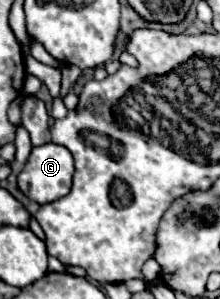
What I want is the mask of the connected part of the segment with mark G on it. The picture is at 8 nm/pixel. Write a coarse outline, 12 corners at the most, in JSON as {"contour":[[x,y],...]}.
{"contour":[[56,143],[34,147],[20,191],[44,205],[72,189],[74,163]]}

